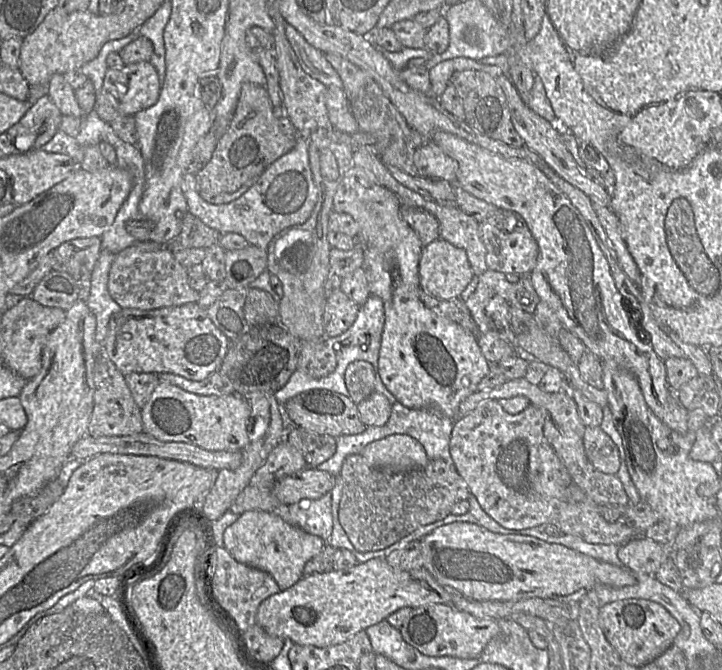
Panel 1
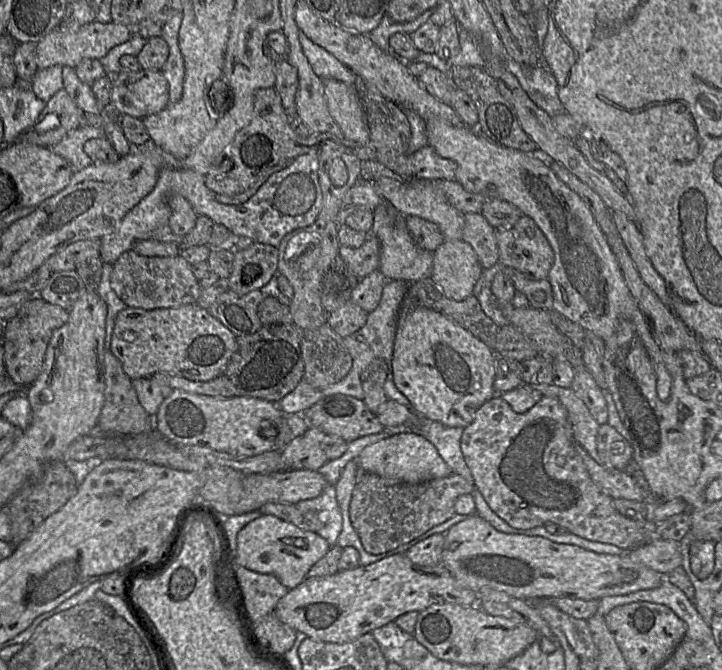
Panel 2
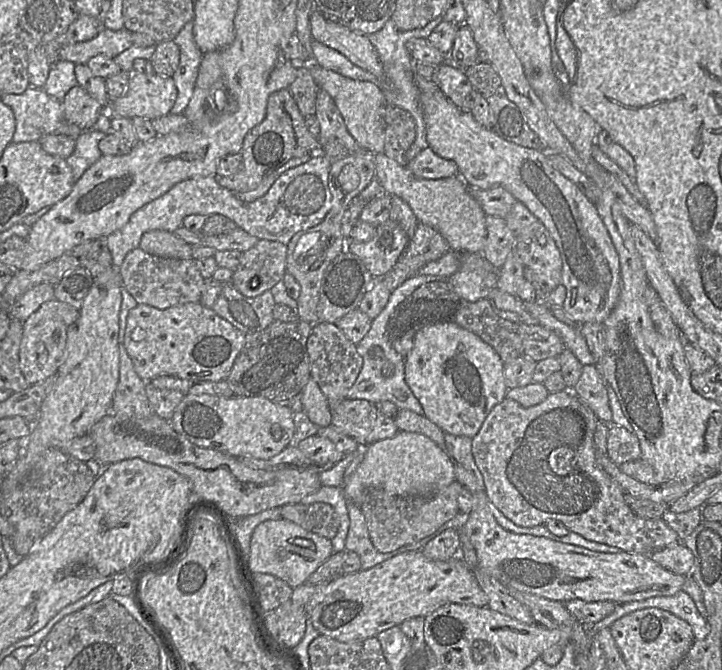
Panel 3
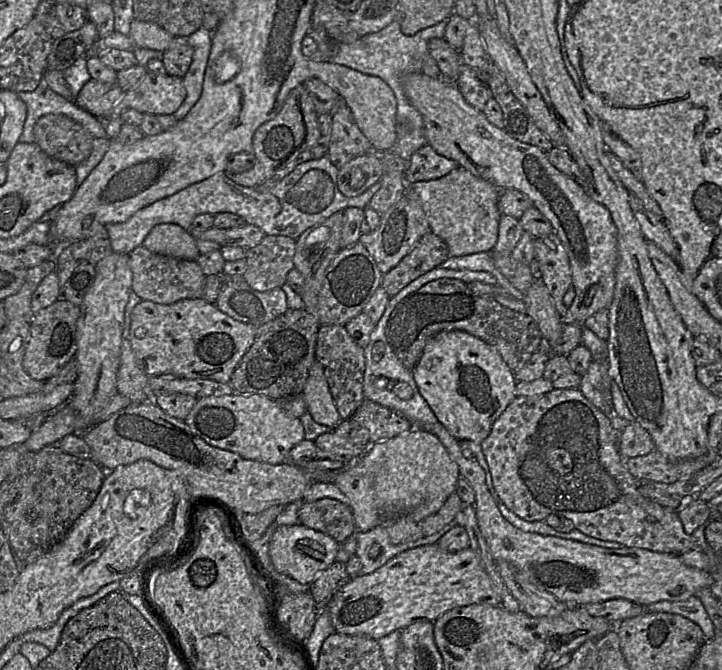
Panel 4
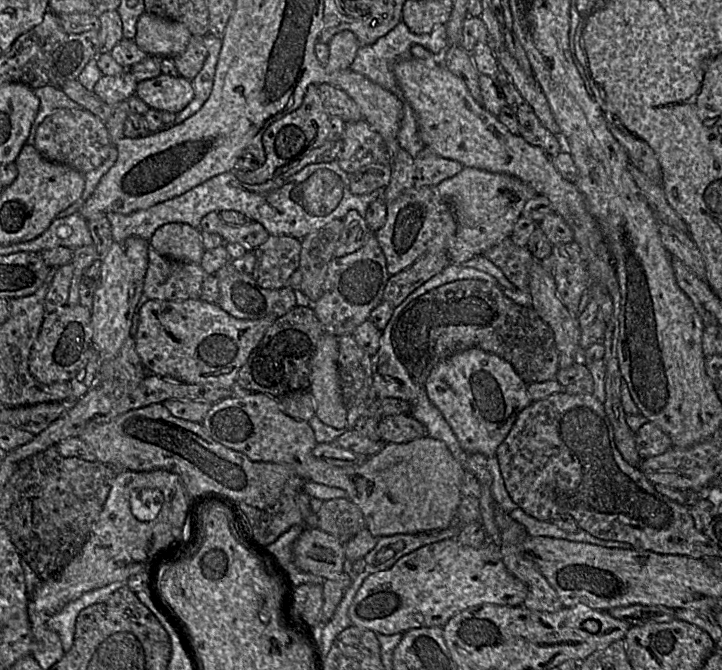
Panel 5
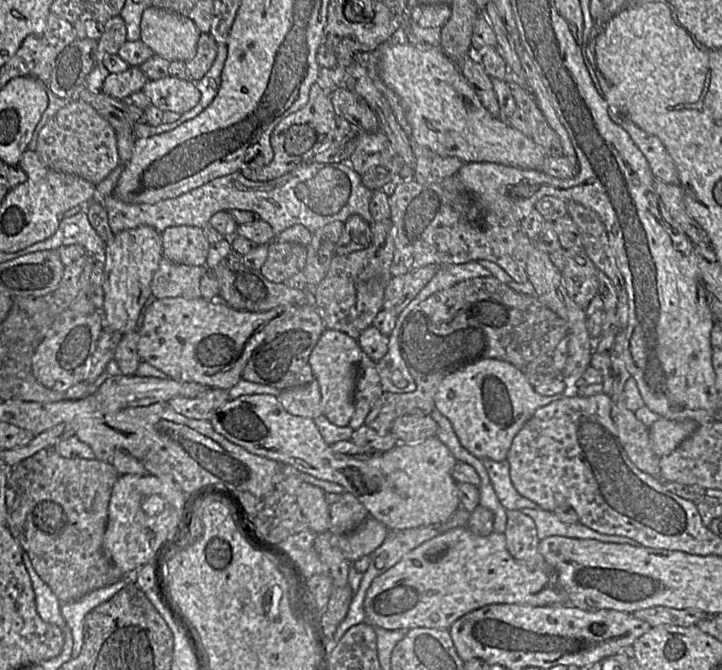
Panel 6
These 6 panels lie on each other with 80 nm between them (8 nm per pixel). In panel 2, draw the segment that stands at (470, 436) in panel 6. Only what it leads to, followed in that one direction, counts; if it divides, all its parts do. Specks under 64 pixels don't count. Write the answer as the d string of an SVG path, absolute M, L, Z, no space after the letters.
M406 294L399 310L390 373L395 386L409 400L415 413L448 427L469 426L477 410L496 396L493 388L496 364L497 356L485 343L446 316L421 305L416 299L408 298Z

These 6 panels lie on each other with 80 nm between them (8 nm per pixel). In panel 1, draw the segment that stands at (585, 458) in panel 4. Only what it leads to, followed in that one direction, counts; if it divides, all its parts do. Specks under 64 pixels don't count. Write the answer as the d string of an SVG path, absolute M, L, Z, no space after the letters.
M489 399L475 410L455 420L449 453L458 474L481 508L498 524L510 530L523 530L552 524L563 534L580 537L592 544L622 546L643 536L643 533L624 522L608 522L599 512L599 505L588 498L573 482L566 467L544 436L545 410L529 405L518 414L507 413L498 400Z

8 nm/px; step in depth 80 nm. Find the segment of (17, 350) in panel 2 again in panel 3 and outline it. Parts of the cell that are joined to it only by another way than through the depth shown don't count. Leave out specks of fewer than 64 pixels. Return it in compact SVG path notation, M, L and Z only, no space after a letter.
M55 299L43 303L23 322L19 367L28 385L34 385L55 375L65 351L68 327L78 316L79 310Z

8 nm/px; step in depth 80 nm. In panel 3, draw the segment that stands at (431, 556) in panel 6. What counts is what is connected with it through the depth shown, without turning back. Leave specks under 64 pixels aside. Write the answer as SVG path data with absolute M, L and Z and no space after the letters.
M416 550L397 554L368 570L344 574L326 585L305 583L293 589L291 601L304 607L320 635L351 643L376 637L405 620L426 617L449 604L487 607L488 597L460 553L449 560L437 561Z

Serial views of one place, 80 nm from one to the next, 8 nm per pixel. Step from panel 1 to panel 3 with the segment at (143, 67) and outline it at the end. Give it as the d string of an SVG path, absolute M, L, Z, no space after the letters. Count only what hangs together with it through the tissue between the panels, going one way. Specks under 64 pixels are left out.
M132 73L126 92L112 102L112 114L153 120L171 113L177 95L171 76Z

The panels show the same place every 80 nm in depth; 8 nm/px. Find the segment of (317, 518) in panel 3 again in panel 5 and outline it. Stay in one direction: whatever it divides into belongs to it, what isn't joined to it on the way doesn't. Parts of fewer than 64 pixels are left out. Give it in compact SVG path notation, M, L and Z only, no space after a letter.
M311 498L311 508L318 516L317 528L332 535L340 543L347 542L365 528L362 511L349 499L336 498L322 501L316 498Z

